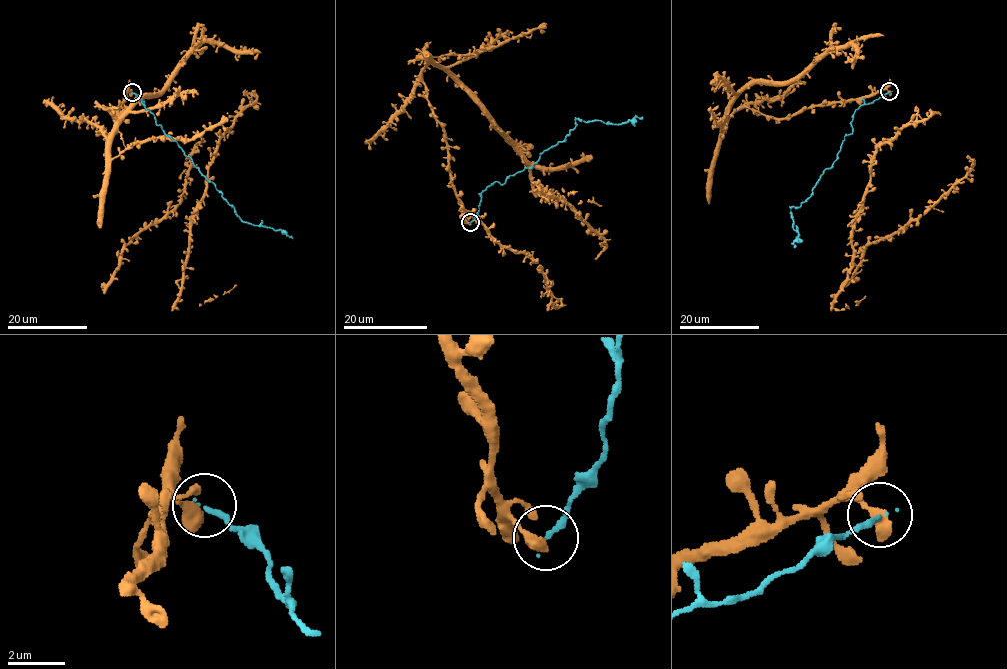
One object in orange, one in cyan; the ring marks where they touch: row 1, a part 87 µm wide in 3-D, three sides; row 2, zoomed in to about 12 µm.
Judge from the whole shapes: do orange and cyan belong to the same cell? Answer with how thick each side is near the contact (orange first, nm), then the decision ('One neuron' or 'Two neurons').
Thickness 500 nm (orange) against 190 nm. Two neurons

